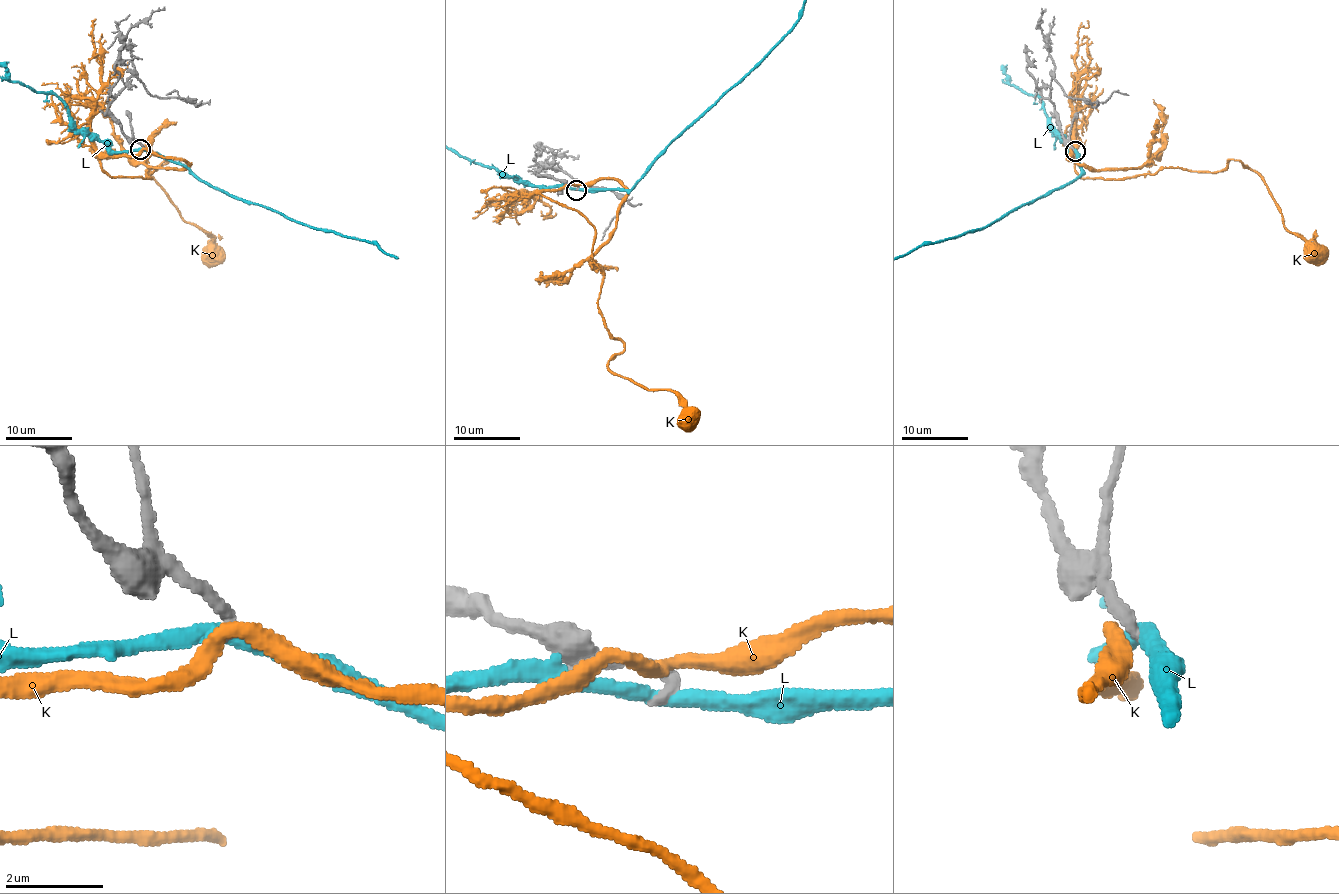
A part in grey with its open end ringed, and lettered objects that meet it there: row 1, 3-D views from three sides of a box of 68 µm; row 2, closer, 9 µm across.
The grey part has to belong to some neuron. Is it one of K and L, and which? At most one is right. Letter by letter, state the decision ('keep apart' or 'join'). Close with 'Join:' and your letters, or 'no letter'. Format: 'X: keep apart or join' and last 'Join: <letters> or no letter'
K: keep apart
L: keep apart
Join: no letter

